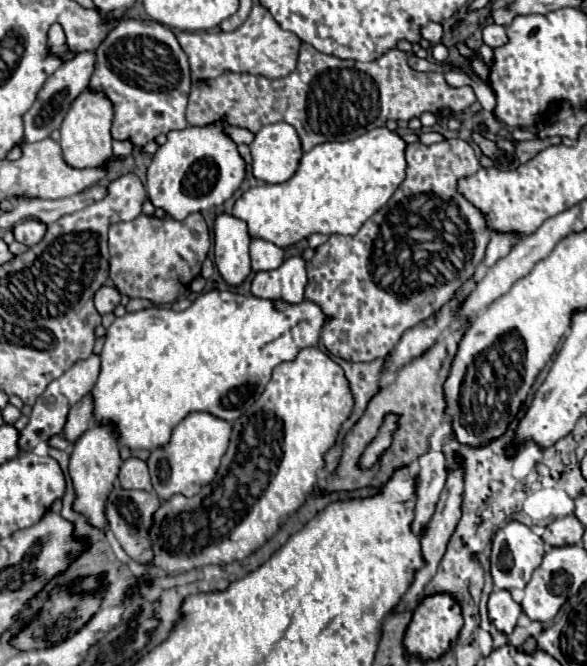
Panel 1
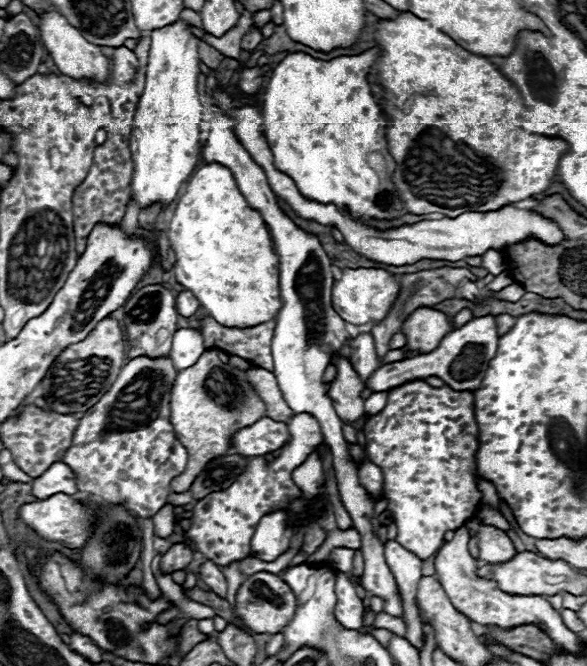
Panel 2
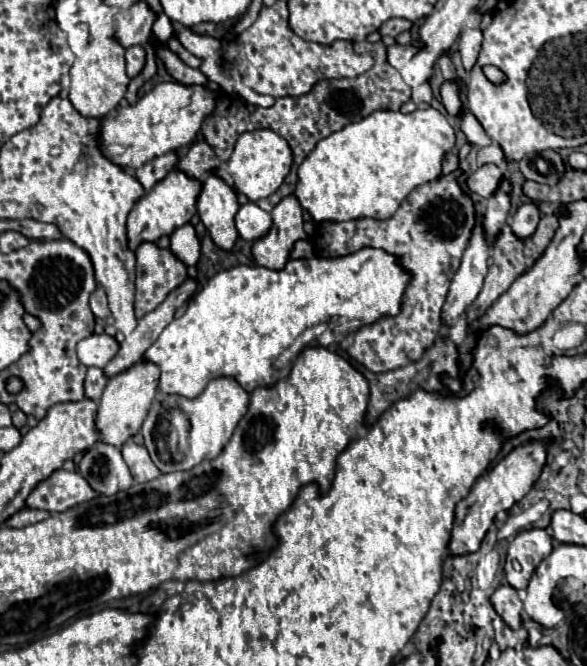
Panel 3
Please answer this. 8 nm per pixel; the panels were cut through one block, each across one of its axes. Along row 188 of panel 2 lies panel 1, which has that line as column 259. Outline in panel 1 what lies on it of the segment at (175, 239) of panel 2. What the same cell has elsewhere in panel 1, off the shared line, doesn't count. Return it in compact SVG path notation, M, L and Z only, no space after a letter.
M376 128L346 142L324 142L306 152L300 160L296 174L282 184L260 184L248 188L234 204L232 214L248 224L250 238L260 238L276 244L278 248L292 246L312 234L356 234L362 224L376 214L396 192L400 182L404 180L406 160L404 160L406 144L388 128Z

